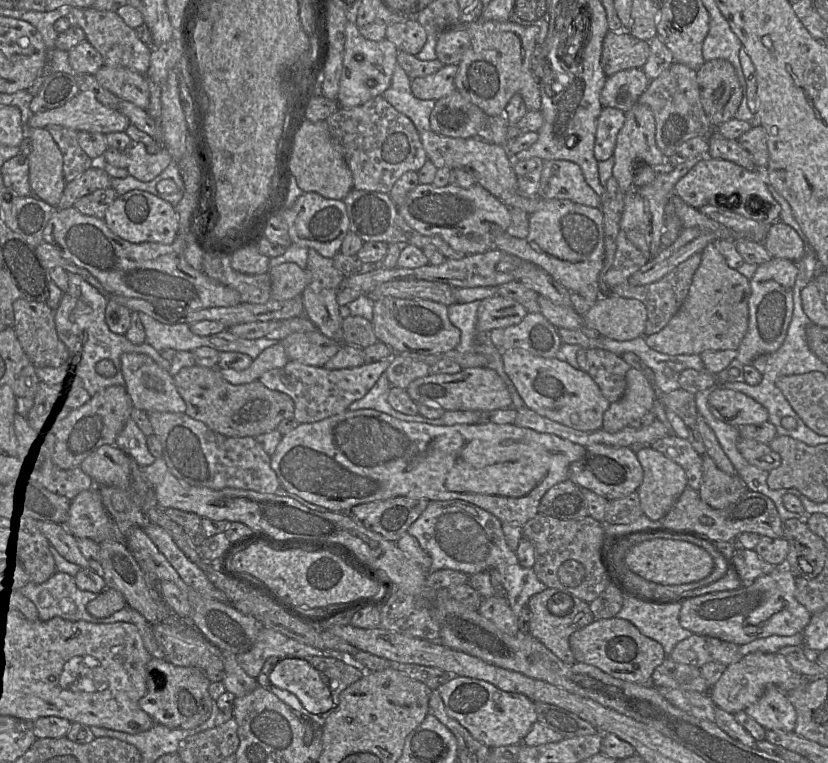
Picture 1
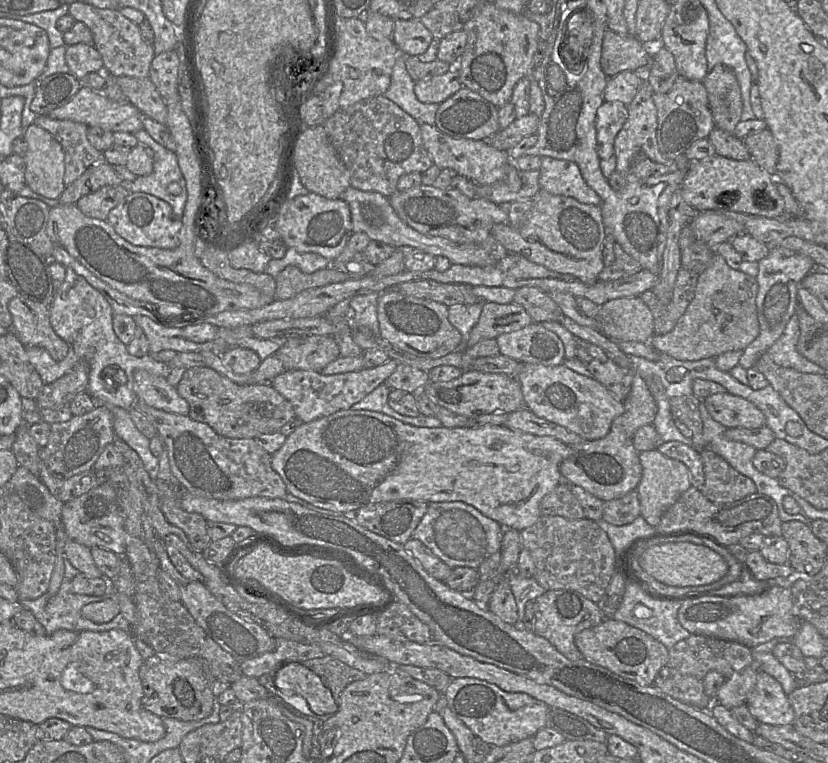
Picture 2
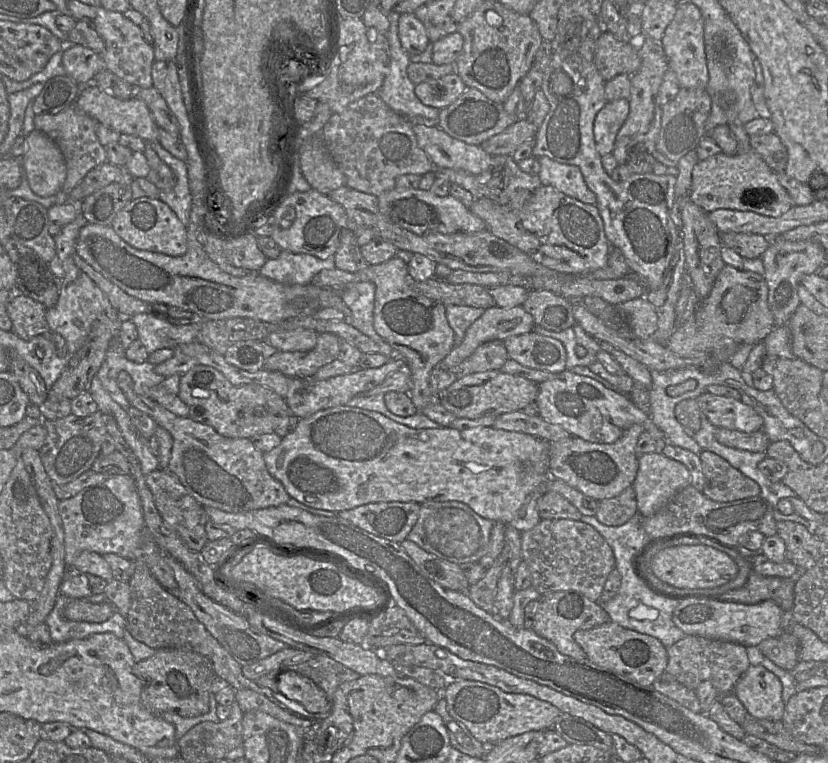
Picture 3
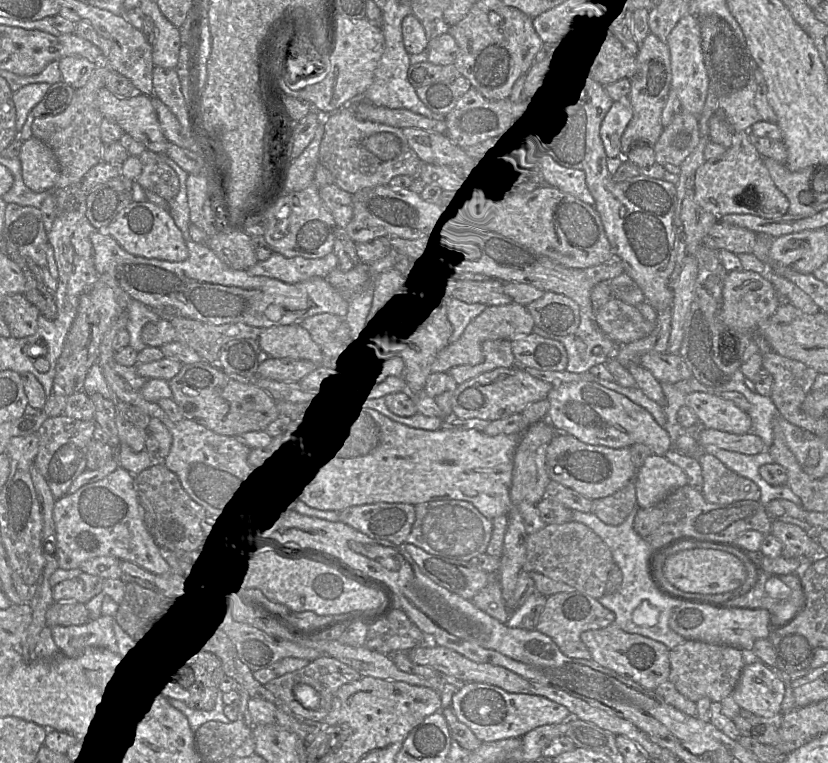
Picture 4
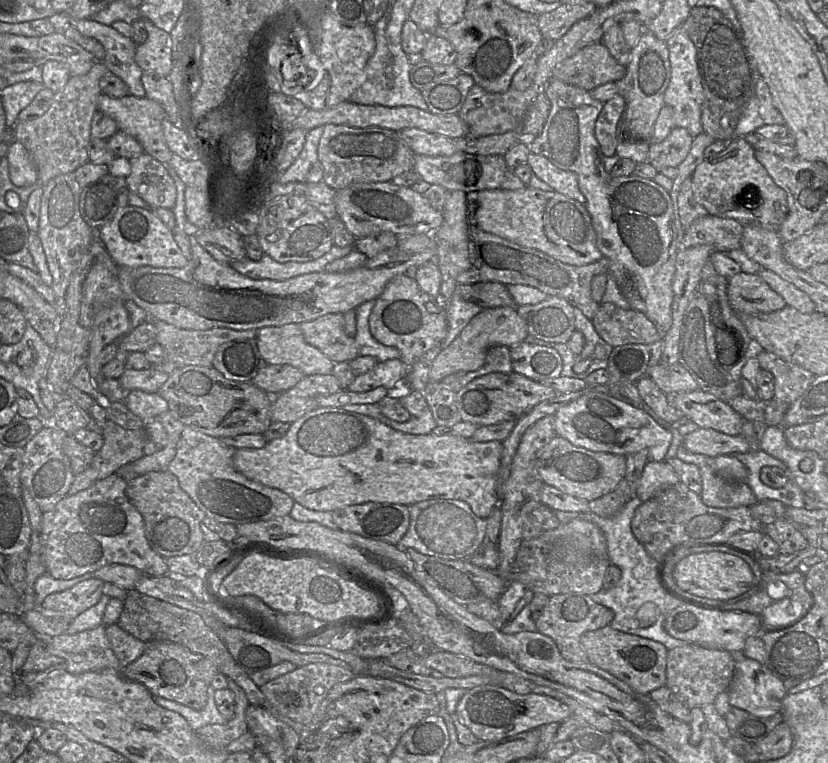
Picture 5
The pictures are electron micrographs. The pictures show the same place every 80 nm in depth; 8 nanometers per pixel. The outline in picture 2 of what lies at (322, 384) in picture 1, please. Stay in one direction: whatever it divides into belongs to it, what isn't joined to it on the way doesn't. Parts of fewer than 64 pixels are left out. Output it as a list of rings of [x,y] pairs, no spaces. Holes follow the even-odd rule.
[[[389,359],[384,364],[374,368],[363,368],[359,371],[332,375],[324,375],[321,372],[311,370],[285,370],[273,378],[270,385],[290,402],[295,417],[302,423],[308,423],[337,411],[350,409],[353,404],[386,382],[397,365],[396,360]]]

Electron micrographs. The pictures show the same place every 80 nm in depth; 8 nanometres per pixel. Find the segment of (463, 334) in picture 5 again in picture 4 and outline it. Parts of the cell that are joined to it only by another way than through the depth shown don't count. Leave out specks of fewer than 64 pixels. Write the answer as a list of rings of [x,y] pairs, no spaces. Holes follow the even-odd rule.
[[[516,303],[500,306],[488,306],[465,328],[460,338],[453,344],[447,345],[432,365],[431,373],[446,373],[451,368],[469,365],[475,366],[483,362],[482,344],[487,340],[514,339],[532,333],[535,324],[526,307]]]

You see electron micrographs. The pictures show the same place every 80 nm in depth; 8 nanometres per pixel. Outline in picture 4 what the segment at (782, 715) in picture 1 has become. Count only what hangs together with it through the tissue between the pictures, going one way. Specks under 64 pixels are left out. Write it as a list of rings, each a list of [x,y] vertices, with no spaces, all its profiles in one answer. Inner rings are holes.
[[[761,661],[745,665],[732,693],[741,709],[763,717],[781,712],[784,695],[784,682]]]

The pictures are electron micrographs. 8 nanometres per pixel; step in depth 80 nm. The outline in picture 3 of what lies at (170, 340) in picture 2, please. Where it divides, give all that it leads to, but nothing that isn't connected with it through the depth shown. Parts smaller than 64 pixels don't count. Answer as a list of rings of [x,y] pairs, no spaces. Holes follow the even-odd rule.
[[[147,313],[135,314],[131,320],[136,326],[138,339],[148,354],[158,349],[170,348],[168,342],[164,340],[164,329],[175,324],[171,324],[165,318]]]

